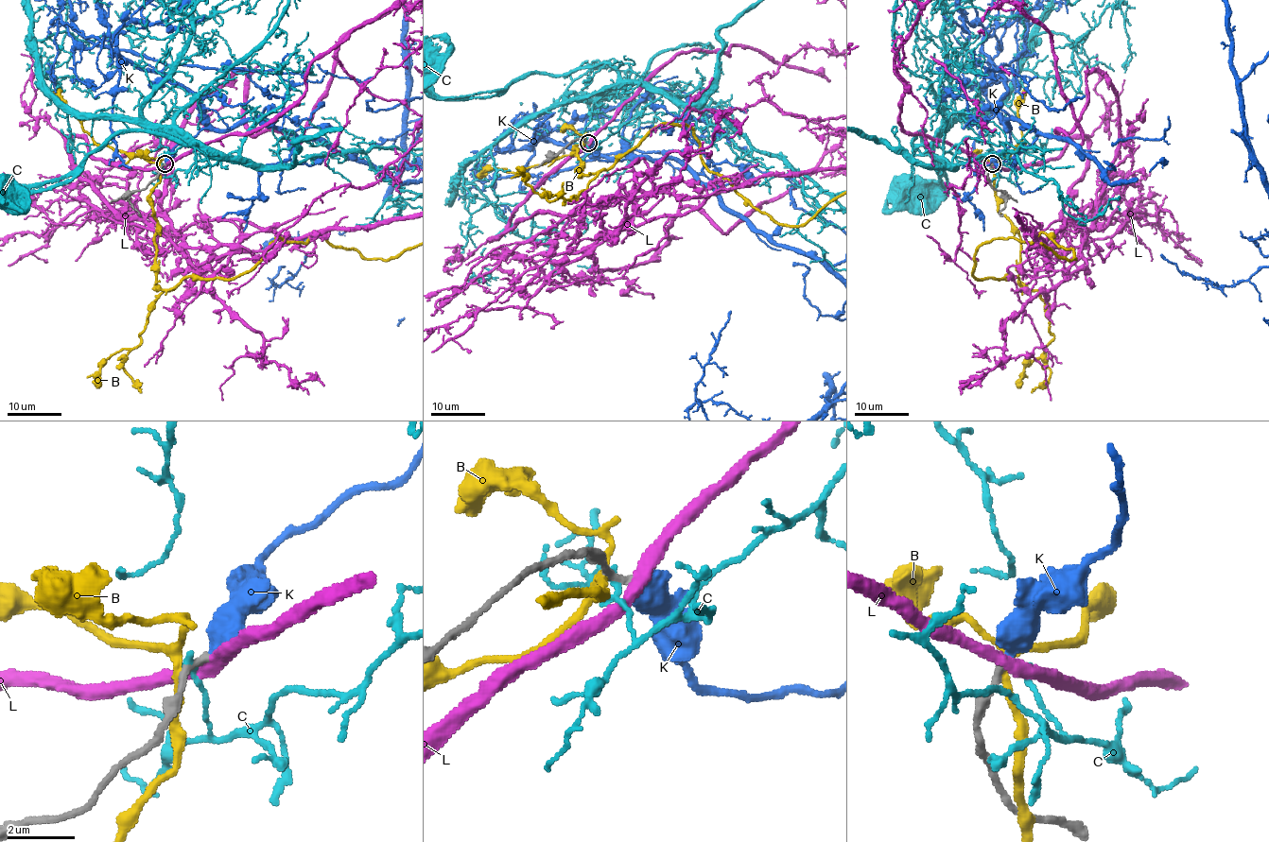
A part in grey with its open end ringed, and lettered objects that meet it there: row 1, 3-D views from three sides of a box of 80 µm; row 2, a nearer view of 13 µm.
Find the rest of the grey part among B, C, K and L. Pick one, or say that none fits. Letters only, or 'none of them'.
K

